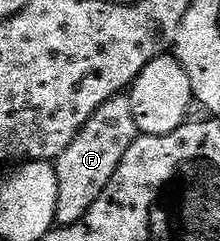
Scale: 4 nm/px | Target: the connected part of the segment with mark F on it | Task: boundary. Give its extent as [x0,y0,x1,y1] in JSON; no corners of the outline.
[54,95,138,225]

